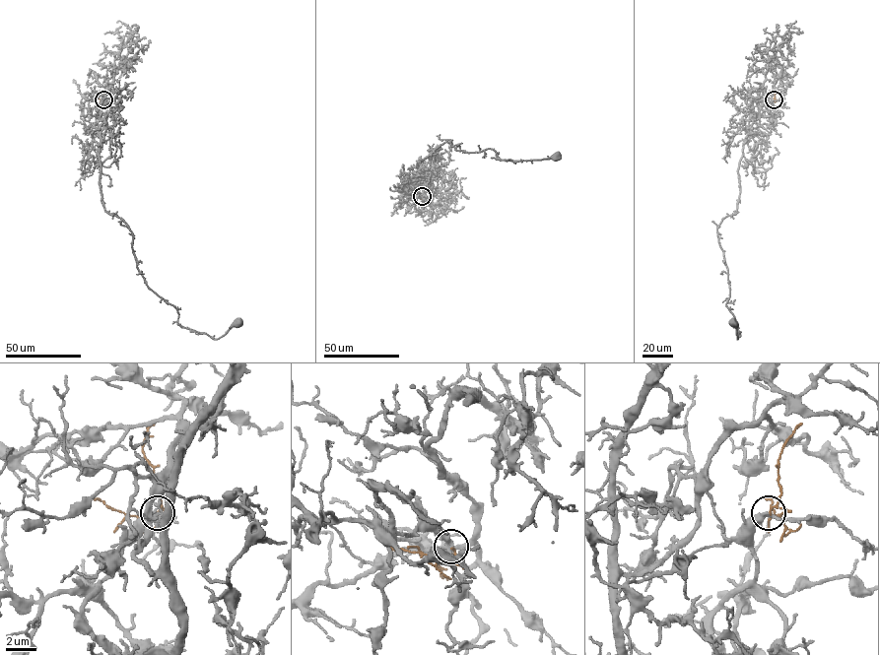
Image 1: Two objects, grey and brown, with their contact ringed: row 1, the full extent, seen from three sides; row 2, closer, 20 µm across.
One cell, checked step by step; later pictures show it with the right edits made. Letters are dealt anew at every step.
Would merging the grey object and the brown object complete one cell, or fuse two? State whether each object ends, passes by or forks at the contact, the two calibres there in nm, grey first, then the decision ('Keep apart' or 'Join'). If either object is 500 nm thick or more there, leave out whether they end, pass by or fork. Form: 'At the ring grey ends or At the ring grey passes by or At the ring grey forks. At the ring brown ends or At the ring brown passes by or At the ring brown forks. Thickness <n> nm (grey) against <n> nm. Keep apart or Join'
At the ring grey passes by. At the ring brown passes by. Thickness 320 nm (grey) against 100 nm. Keep apart

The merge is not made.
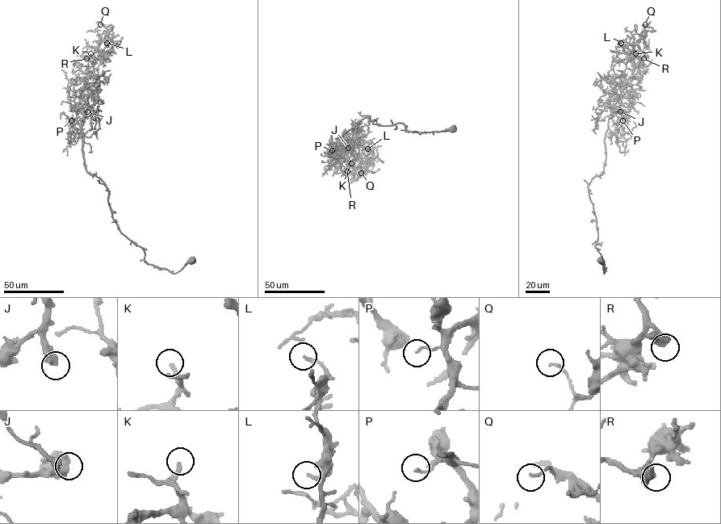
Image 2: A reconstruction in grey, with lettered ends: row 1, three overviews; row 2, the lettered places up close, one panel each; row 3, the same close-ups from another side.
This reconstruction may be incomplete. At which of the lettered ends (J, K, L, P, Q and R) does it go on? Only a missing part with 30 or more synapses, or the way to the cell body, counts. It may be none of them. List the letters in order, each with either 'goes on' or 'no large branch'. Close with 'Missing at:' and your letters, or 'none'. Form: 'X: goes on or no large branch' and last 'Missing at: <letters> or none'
J: goes on
K: goes on
L: no large branch
P: no large branch
Q: no large branch
R: no large branch
Missing at: J, K

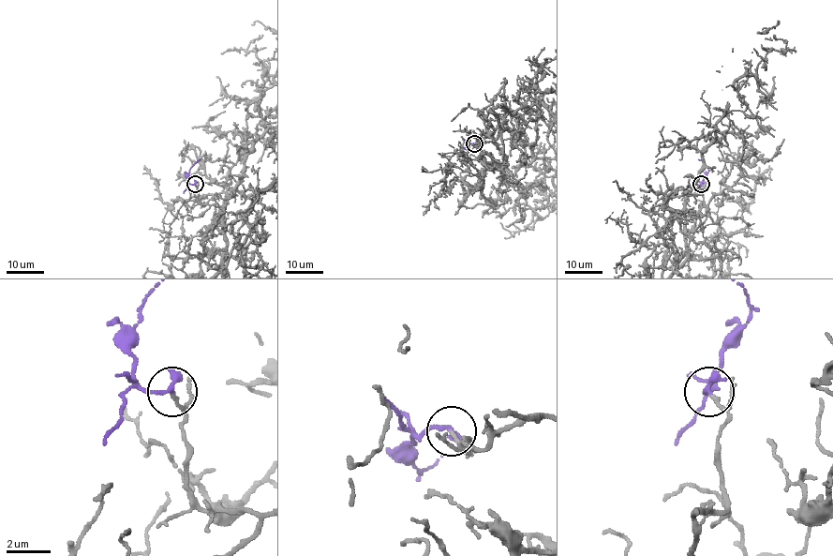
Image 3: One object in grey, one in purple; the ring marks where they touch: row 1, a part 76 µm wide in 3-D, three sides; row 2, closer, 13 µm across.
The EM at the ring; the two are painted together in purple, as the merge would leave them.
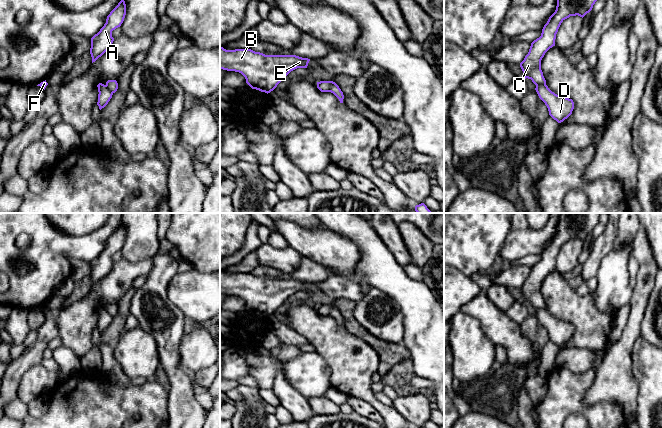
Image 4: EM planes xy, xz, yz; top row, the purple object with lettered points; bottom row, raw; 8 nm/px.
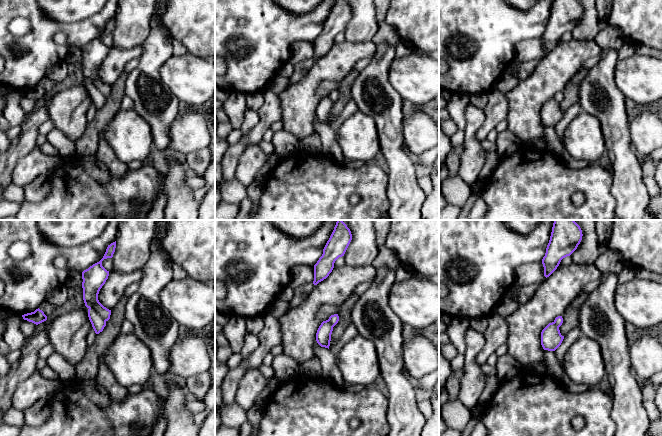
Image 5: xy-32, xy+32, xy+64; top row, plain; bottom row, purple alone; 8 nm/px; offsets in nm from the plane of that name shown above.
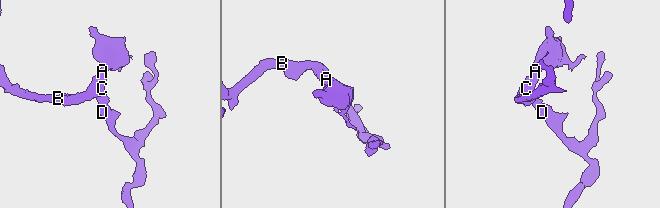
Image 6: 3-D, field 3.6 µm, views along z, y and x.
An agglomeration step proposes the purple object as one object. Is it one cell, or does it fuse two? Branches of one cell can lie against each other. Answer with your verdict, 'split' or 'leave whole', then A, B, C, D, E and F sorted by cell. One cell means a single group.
split | A B C E F / D

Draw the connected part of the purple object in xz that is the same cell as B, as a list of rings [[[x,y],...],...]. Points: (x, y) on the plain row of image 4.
[[[220,271],[220,293],[241,297],[246,307],[270,317],[297,292],[307,292],[310,283],[296,279],[265,279],[251,273],[226,274]]]

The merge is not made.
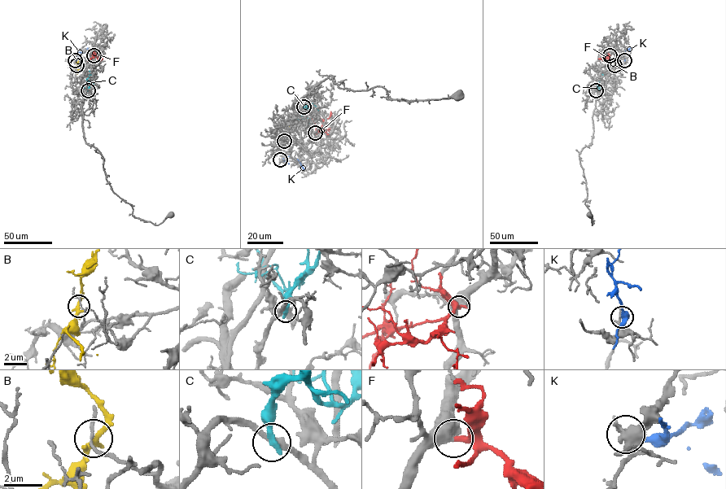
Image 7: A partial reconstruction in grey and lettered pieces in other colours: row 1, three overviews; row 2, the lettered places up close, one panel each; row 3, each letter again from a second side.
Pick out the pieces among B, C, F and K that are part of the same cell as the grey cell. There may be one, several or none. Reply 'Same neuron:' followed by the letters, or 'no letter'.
Same neuron: F

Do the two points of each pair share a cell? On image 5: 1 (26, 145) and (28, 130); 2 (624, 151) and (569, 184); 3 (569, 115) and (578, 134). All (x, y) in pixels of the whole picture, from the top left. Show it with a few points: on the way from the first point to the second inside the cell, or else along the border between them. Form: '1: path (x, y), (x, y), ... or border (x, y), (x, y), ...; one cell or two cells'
1: path (26, 141), (28, 134); one cell
2: border (609, 170), (612, 176), (612, 193); two cells
3: border (582, 110), (566, 127), (562, 142); two cells

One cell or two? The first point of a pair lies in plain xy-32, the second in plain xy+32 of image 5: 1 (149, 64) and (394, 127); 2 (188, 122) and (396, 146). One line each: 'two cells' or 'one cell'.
1: one cell
2: two cells

